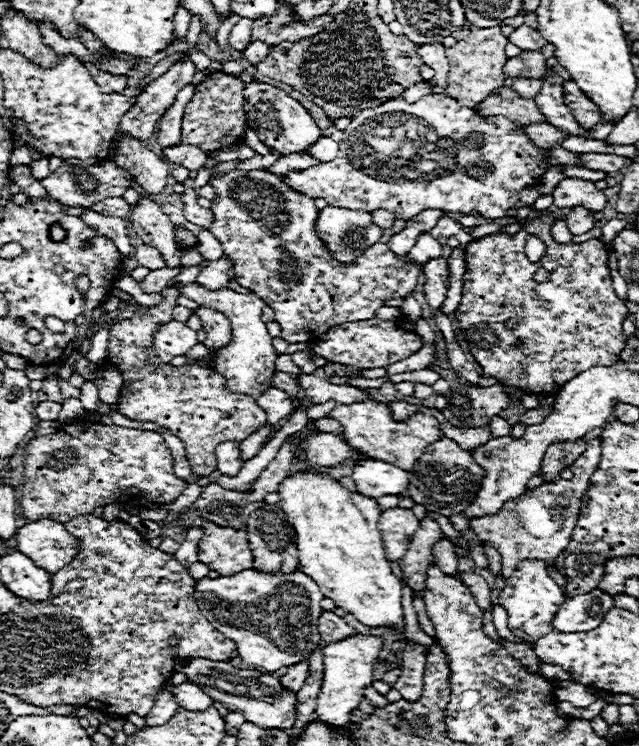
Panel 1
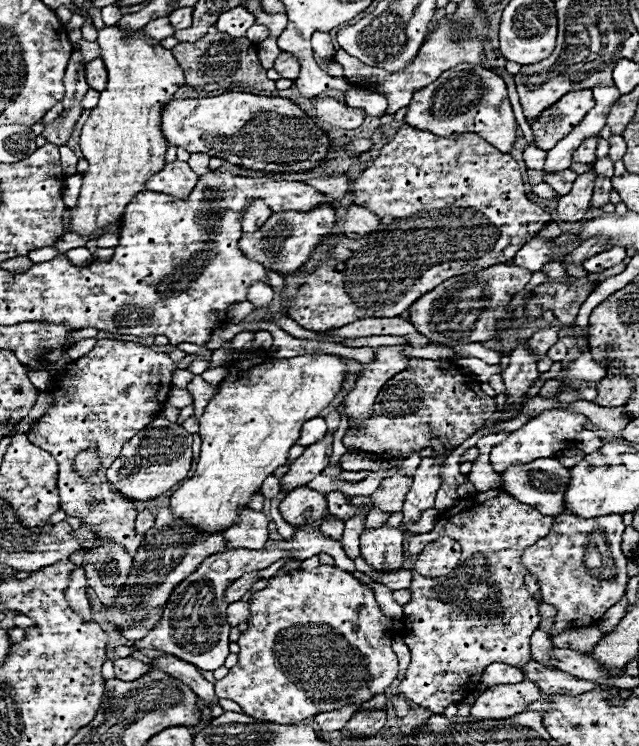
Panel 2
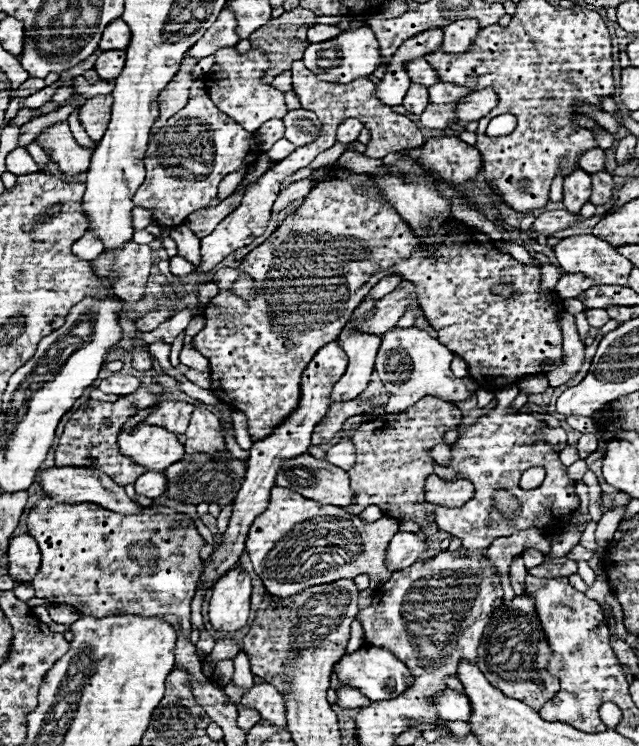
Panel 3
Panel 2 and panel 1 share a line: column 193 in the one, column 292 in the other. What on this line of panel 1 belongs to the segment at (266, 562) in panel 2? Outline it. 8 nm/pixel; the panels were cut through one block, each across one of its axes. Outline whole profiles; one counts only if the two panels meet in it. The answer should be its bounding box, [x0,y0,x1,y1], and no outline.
[194,570,324,672]

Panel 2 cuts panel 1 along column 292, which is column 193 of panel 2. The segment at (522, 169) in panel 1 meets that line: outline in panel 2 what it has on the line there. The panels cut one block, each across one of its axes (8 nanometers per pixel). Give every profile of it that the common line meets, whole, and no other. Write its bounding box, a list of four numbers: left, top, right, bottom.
[146,160,200,200]

